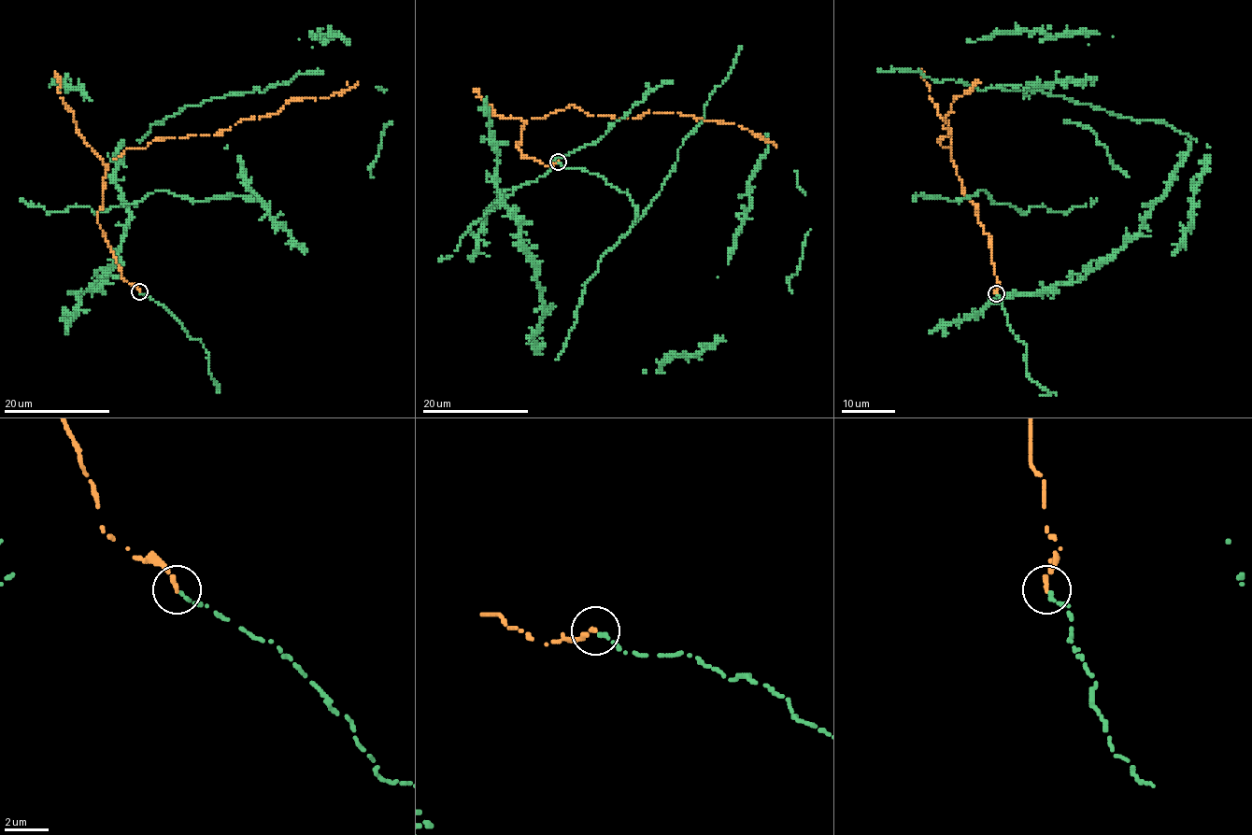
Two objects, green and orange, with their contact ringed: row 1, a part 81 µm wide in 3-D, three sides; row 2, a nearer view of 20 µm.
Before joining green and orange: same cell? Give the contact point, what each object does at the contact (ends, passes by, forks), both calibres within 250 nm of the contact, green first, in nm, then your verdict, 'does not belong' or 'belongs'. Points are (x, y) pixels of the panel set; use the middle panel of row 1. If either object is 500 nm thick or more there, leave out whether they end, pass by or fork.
(558, 162) | green ends | orange ends | 190/200 nm | belongs

